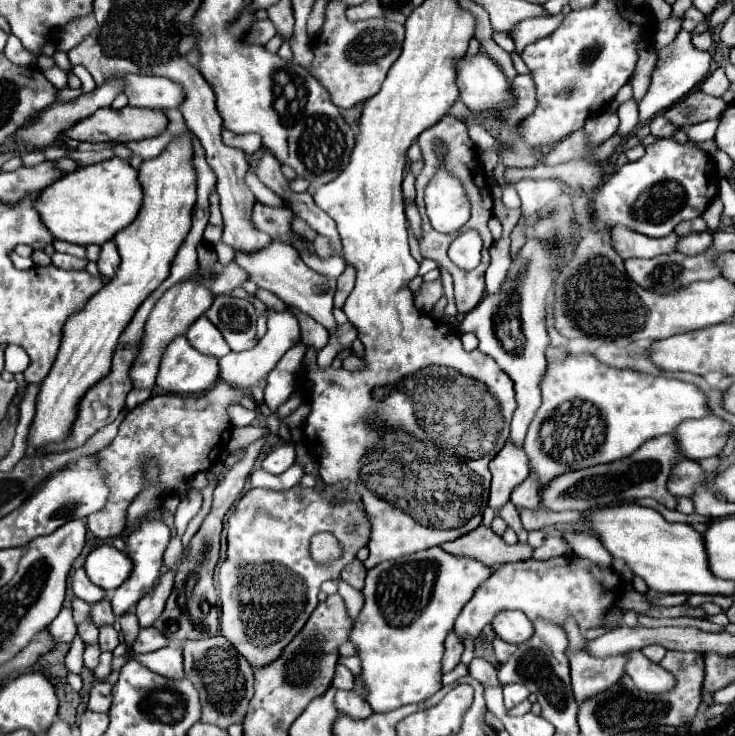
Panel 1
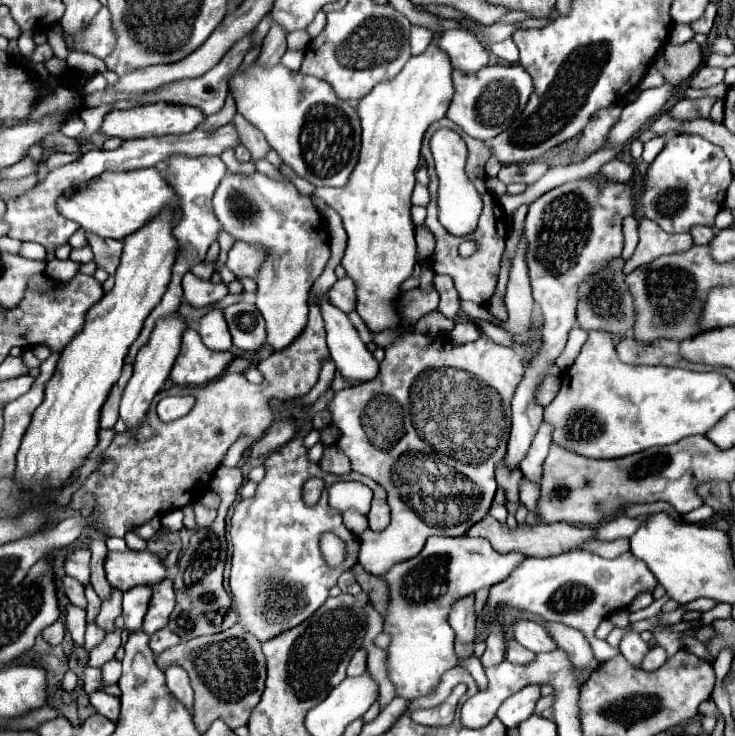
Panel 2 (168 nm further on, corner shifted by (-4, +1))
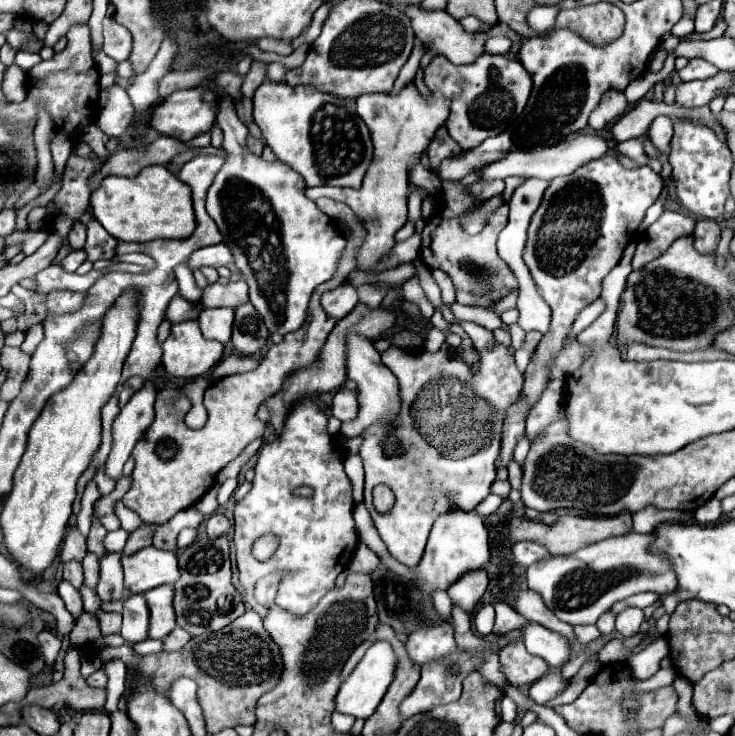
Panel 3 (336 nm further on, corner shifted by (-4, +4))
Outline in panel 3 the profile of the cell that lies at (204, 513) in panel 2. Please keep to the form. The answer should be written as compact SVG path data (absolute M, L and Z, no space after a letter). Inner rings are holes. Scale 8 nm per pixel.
M213 513L209 517L209 521L207 521L207 535L211 539L217 539L221 535L227 535L229 529L231 529L231 523L229 523L229 519L223 513Z

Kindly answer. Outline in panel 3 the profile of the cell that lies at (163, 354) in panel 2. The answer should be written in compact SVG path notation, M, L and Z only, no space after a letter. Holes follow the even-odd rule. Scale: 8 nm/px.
M153 379L145 381L145 387L131 397L131 401L121 409L117 419L111 425L113 447L105 463L105 475L113 481L121 477L123 465L129 459L135 443L143 437L147 427L151 425L155 411L155 383Z

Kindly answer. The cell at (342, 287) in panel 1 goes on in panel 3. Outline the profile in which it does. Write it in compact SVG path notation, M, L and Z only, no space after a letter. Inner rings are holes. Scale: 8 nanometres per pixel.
M341 285L337 289L331 289L327 293L323 293L321 297L321 307L323 311L333 317L333 319L343 319L349 311L353 311L353 307L359 303L357 299L357 291L355 287L347 287L347 285Z

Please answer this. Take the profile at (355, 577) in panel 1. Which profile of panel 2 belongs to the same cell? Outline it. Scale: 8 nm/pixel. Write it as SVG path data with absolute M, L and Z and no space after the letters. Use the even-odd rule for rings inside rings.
M353 566L353 574L355 574L359 586L363 588L363 592L369 596L371 604L375 606L375 610L377 610L379 614L385 614L389 596L387 596L387 584L383 582L383 578L381 578L381 576L367 574L361 566L357 566L357 570L355 570L355 566Z

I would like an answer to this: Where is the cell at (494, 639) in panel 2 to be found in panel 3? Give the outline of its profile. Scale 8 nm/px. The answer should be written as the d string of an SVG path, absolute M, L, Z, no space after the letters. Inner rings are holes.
M499 601L495 603L495 627L493 627L493 633L495 635L503 635L507 631L513 631L513 629L523 629L527 623L525 617L521 617L509 603L505 601Z

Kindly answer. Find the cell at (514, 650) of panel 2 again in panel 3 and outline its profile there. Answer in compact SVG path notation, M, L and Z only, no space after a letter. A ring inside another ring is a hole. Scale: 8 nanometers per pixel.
M523 643L505 647L499 655L499 663L501 671L505 671L505 677L513 685L531 685L549 671L549 665L541 657L531 655Z

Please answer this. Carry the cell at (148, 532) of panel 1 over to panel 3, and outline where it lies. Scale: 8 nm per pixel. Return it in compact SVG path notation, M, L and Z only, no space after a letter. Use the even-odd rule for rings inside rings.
M131 595L123 603L123 627L119 635L129 643L139 643L141 639L147 639L147 627L149 627L149 609L143 595Z

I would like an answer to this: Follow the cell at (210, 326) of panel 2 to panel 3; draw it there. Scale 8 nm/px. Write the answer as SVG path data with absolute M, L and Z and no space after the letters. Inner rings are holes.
M229 307L203 309L199 315L199 325L207 339L217 339L221 343L227 343L231 339L233 309L229 309Z

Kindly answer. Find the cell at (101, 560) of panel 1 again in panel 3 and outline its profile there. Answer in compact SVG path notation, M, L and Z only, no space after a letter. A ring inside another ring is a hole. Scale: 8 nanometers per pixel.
M145 547L135 555L123 557L125 587L131 593L145 593L153 587L175 583L179 579L177 555L171 551Z

